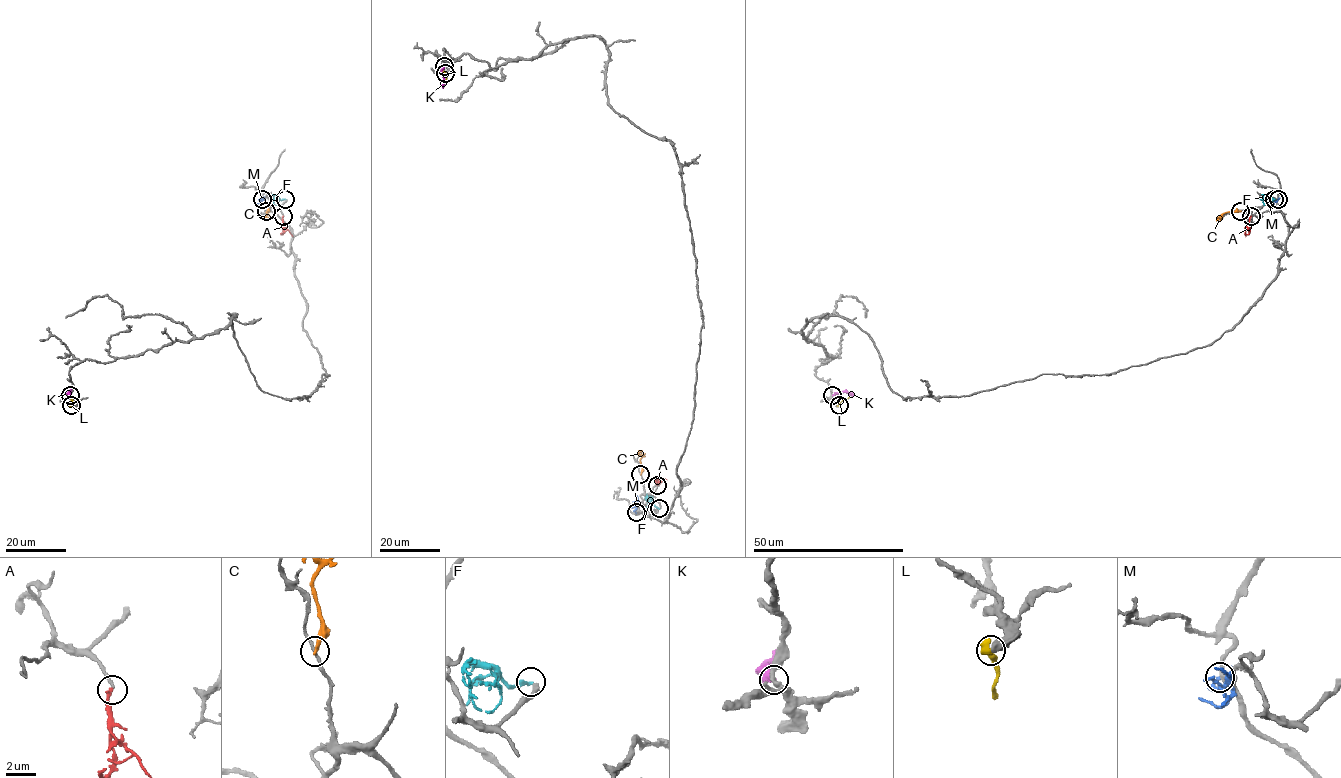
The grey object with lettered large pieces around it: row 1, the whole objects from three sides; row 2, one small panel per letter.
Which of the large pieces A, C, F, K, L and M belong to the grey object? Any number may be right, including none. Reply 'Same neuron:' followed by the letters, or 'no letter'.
Same neuron: A

